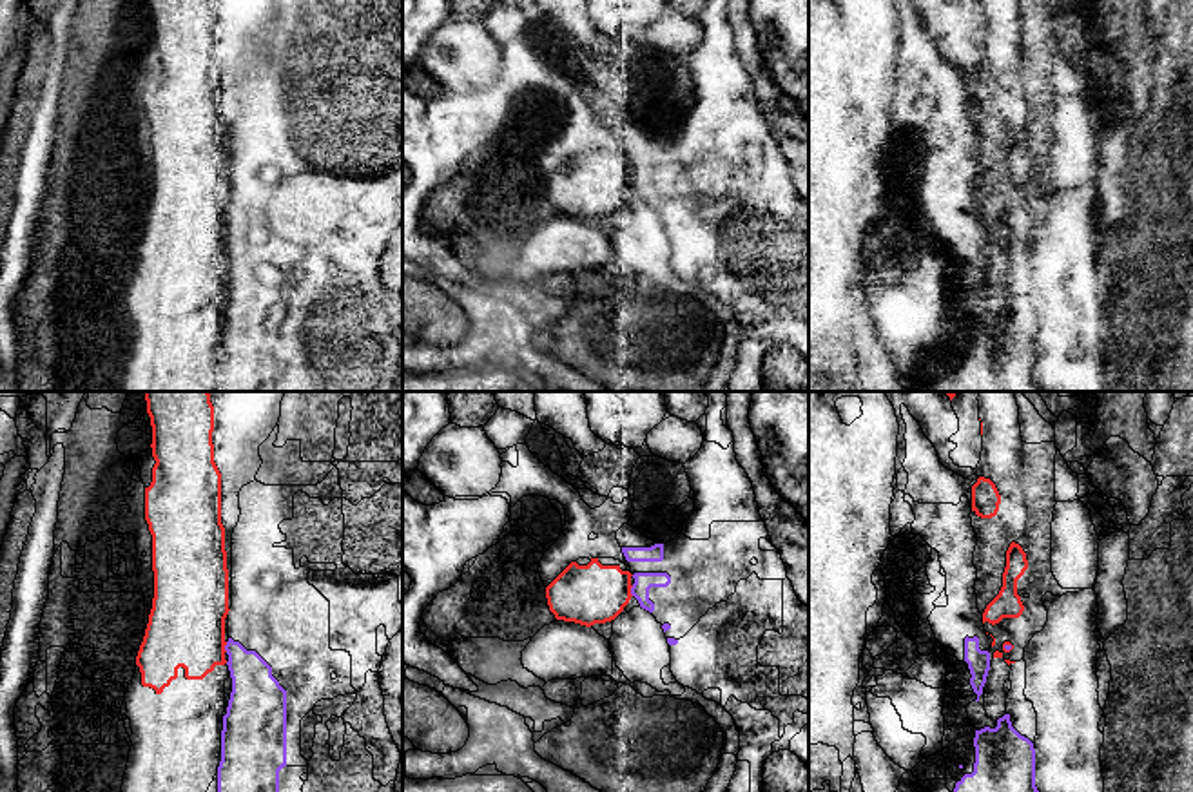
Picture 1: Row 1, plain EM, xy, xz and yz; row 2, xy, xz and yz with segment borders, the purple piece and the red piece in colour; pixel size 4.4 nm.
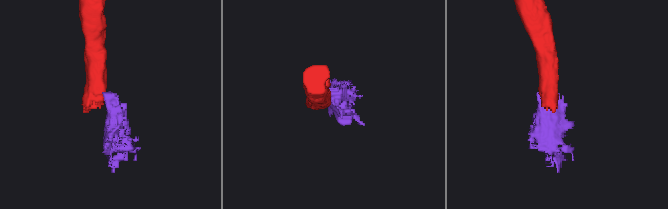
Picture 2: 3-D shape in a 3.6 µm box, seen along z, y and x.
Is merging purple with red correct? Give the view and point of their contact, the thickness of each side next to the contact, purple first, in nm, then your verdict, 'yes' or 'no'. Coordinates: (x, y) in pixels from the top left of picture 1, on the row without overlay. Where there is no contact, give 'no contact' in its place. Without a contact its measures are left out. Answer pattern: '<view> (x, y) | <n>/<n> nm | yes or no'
xy (225, 241) | 220/340 nm | no

